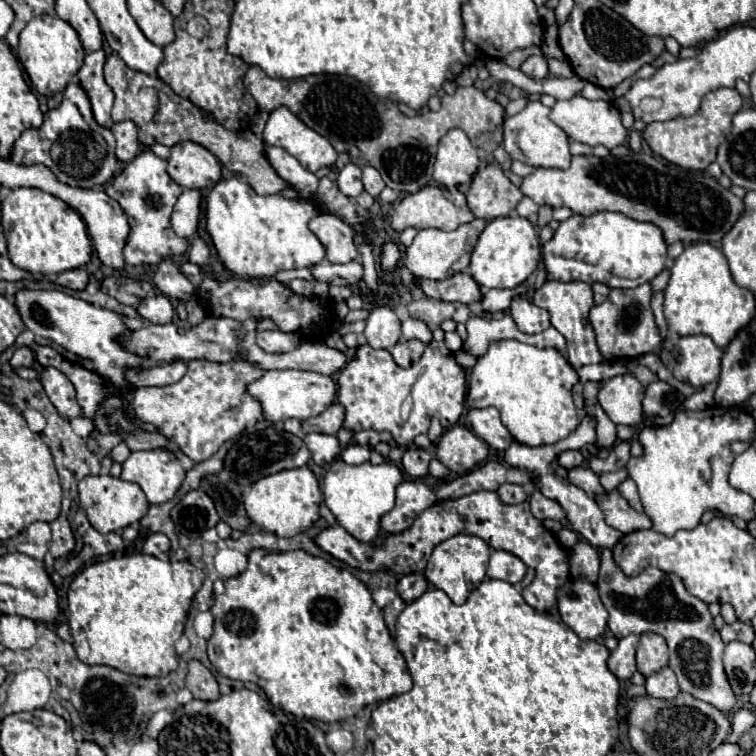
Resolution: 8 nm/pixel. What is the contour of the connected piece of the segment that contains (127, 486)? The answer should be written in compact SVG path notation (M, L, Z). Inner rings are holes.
M112 475L84 477L78 483L78 491L80 491L80 505L84 507L84 511L88 515L88 521L100 533L112 533L112 531L124 529L124 527L140 521L144 517L144 513L148 513L148 507L150 507L150 503L144 497L144 491L140 489L140 485L116 479Z

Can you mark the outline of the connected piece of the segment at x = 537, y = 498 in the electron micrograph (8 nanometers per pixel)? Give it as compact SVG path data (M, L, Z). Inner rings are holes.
M538 489L532 493L530 497L530 507L532 507L532 515L538 519L554 519L554 521L560 521L566 517L564 509L554 501L554 499L548 499L544 497Z

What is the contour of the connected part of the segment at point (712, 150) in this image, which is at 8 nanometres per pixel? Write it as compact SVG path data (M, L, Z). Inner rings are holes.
M720 87L720 89L710 91L704 97L702 107L698 109L696 115L648 123L642 137L650 145L650 149L656 155L664 157L666 161L670 161L674 165L680 165L682 169L704 171L716 159L716 149L724 141L728 131L732 129L732 115L736 111L740 111L740 107L742 107L740 93L736 89Z

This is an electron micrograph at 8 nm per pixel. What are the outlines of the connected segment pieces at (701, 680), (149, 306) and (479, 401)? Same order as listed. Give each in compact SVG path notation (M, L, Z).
M608 549L602 551L600 561L602 565L596 589L610 615L608 629L618 639L630 633L642 635L648 631L662 635L670 647L670 669L678 677L680 691L714 705L722 713L730 713L736 707L738 699L724 673L724 643L720 639L720 633L714 629L708 605L698 597L690 595L682 579L674 573L664 573L658 567L646 567L640 575L626 577L622 569L614 563L612 553Z
M154 295L138 305L138 313L150 323L168 323L174 317L174 307L166 295Z
M516 339L492 341L488 351L478 357L470 373L470 407L496 407L510 435L524 445L552 445L568 437L578 427L578 411L572 401L572 387L578 373L556 349L536 349Z

